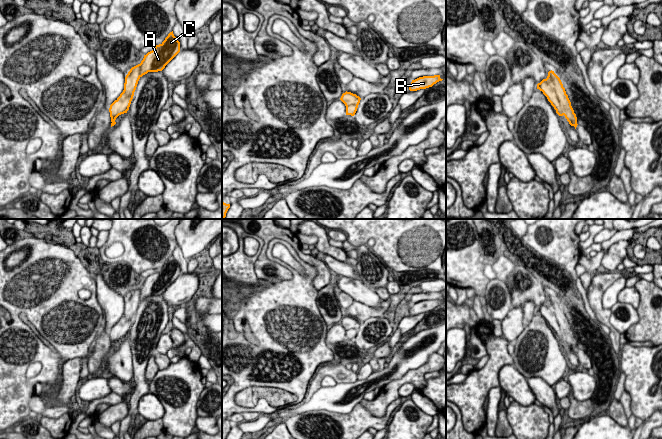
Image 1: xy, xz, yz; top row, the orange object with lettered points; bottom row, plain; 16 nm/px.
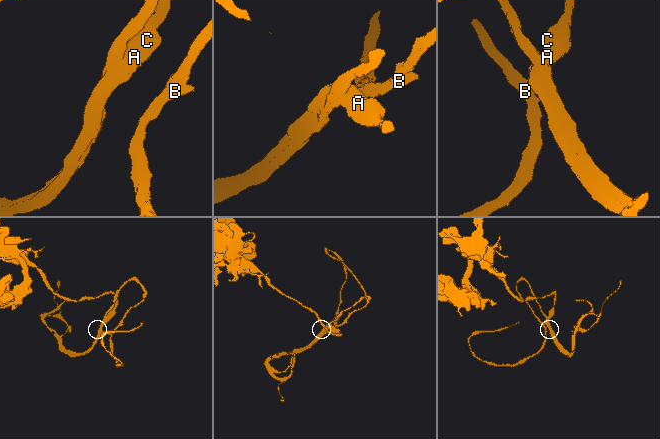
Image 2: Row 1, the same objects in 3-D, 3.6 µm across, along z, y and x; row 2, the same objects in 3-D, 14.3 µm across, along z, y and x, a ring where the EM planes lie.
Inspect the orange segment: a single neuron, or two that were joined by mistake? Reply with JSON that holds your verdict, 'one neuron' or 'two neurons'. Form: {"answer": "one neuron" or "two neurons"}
{"answer": "one neuron"}

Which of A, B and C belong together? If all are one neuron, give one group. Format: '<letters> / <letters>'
A B C

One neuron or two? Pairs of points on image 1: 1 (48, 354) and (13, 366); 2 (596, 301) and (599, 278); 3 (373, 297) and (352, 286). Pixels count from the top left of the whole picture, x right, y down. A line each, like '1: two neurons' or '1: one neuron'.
1: one neuron
2: one neuron
3: one neuron

